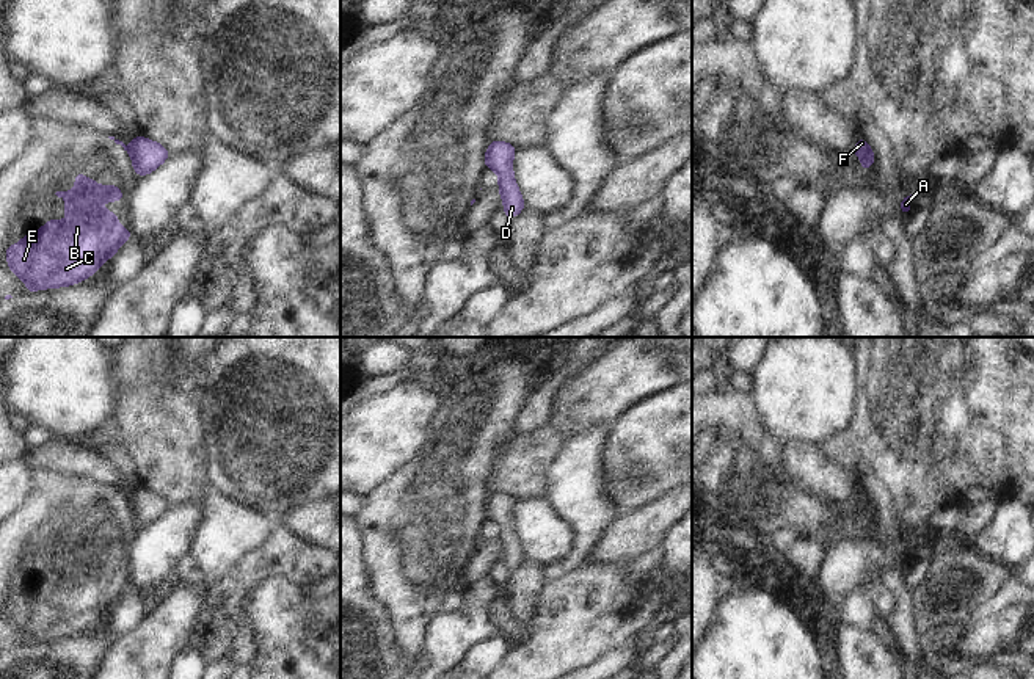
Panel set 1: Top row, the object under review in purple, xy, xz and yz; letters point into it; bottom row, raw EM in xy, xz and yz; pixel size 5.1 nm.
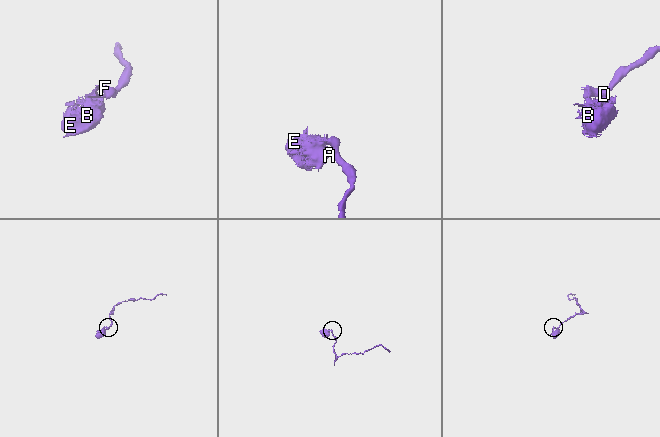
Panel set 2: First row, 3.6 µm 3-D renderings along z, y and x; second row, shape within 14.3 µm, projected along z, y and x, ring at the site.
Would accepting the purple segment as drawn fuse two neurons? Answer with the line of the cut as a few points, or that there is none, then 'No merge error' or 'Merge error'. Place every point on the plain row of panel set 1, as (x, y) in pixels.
Split along xy (129, 497), (131, 504). Merge error.

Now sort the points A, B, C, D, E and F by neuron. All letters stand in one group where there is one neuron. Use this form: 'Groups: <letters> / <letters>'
Groups: A B C E / D F.

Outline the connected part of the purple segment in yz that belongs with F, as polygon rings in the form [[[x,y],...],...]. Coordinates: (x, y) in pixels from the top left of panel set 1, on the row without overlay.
[[[860,489],[852,502],[860,508],[861,519],[871,519],[874,516],[874,503],[865,489]]]

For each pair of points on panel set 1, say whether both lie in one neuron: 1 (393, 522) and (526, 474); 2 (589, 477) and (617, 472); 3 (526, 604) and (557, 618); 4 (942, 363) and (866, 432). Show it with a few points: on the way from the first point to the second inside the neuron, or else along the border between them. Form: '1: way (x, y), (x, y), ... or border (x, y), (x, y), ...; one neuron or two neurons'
1: border (496, 460), (487, 482), (490, 493); two neurons
2: border (606, 438), (601, 477), (615, 508); two neurons
3: border (546, 582), (537, 596), (537, 612), (521, 643); two neurons
4: way (923, 381), (885, 419); one neuron

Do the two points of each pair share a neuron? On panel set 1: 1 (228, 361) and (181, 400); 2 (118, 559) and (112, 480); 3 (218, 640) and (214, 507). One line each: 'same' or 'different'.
1: different
2: different
3: different

